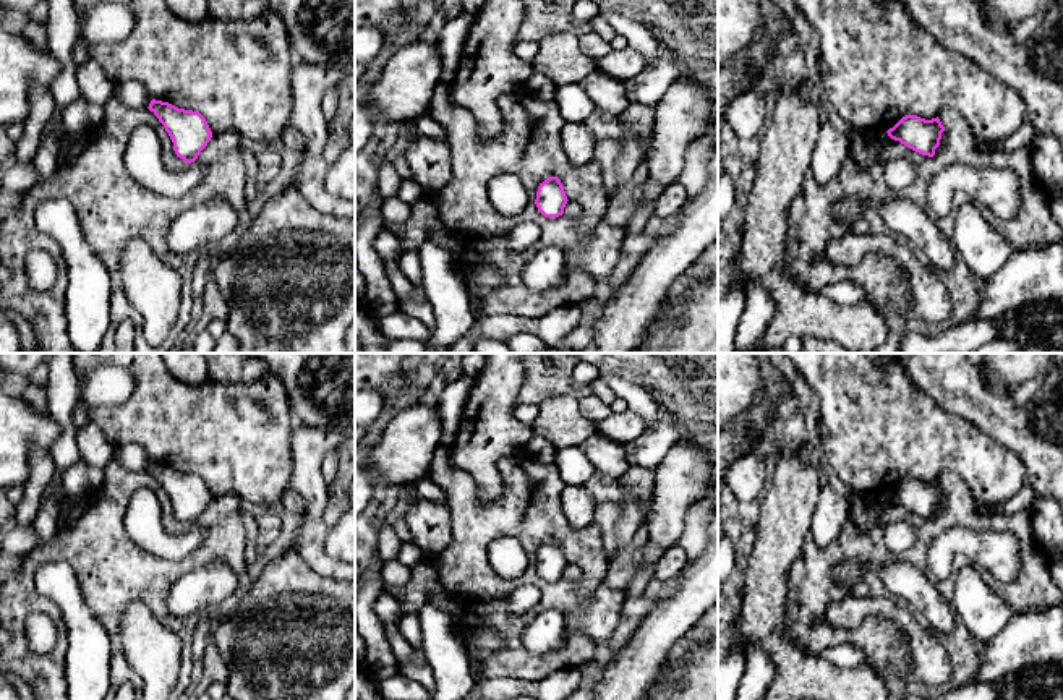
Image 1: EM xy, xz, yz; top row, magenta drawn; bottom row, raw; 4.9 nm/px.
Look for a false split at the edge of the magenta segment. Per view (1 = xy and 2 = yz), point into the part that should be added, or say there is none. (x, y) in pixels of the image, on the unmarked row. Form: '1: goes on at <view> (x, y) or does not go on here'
1: does not go on here
2: does not go on here

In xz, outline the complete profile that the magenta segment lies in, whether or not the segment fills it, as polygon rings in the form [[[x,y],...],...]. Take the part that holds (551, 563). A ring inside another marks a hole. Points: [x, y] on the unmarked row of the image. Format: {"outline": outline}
{"outline": [[[549,540],[540,546],[535,567],[544,580],[559,580],[567,567],[564,549],[557,540]]]}

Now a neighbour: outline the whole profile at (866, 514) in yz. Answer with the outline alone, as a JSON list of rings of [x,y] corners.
[[[872,496],[856,502],[849,514],[860,530],[869,530],[880,522],[880,514],[888,501],[888,496]]]

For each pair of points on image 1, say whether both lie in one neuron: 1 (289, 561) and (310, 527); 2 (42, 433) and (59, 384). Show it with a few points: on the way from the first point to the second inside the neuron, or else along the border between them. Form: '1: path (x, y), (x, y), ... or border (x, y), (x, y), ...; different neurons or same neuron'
1: border (292, 545), (298, 556), (323, 576); different neurons
2: border (47, 412), (59, 426), (59, 439), (52, 449); different neurons

